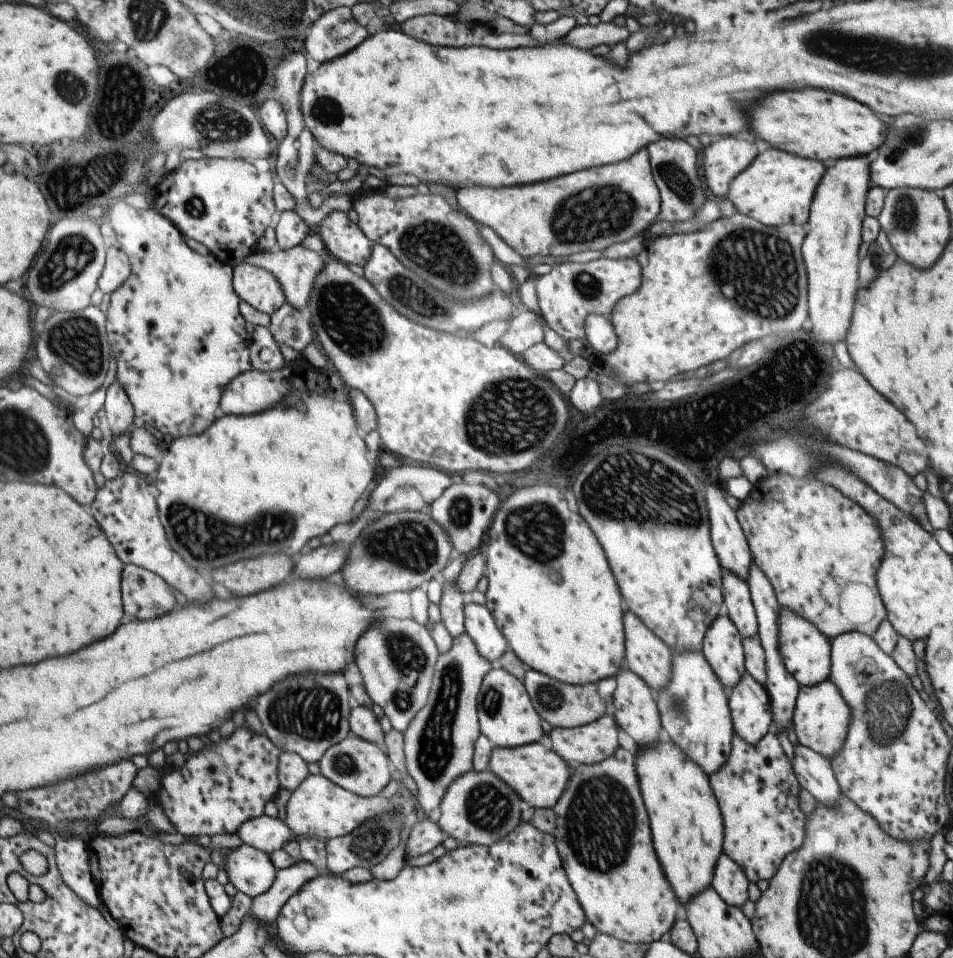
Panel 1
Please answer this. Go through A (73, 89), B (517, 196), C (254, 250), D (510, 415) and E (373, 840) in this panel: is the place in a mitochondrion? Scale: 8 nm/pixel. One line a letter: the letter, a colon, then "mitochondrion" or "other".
A: mitochondrion
B: other
C: other
D: mitochondrion
E: mitochondrion

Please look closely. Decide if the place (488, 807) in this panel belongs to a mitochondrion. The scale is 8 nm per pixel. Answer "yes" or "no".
yes

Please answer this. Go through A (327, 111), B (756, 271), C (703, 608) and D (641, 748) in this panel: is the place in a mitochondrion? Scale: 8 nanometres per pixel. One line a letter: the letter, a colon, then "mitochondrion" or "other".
A: mitochondrion
B: mitochondrion
C: other
D: other

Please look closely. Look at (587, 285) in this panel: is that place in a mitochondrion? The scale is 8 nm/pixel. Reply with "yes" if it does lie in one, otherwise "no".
yes

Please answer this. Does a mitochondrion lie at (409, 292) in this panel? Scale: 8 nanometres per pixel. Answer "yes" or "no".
yes

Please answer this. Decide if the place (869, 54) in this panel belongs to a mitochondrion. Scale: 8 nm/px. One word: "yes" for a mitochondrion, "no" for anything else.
yes

